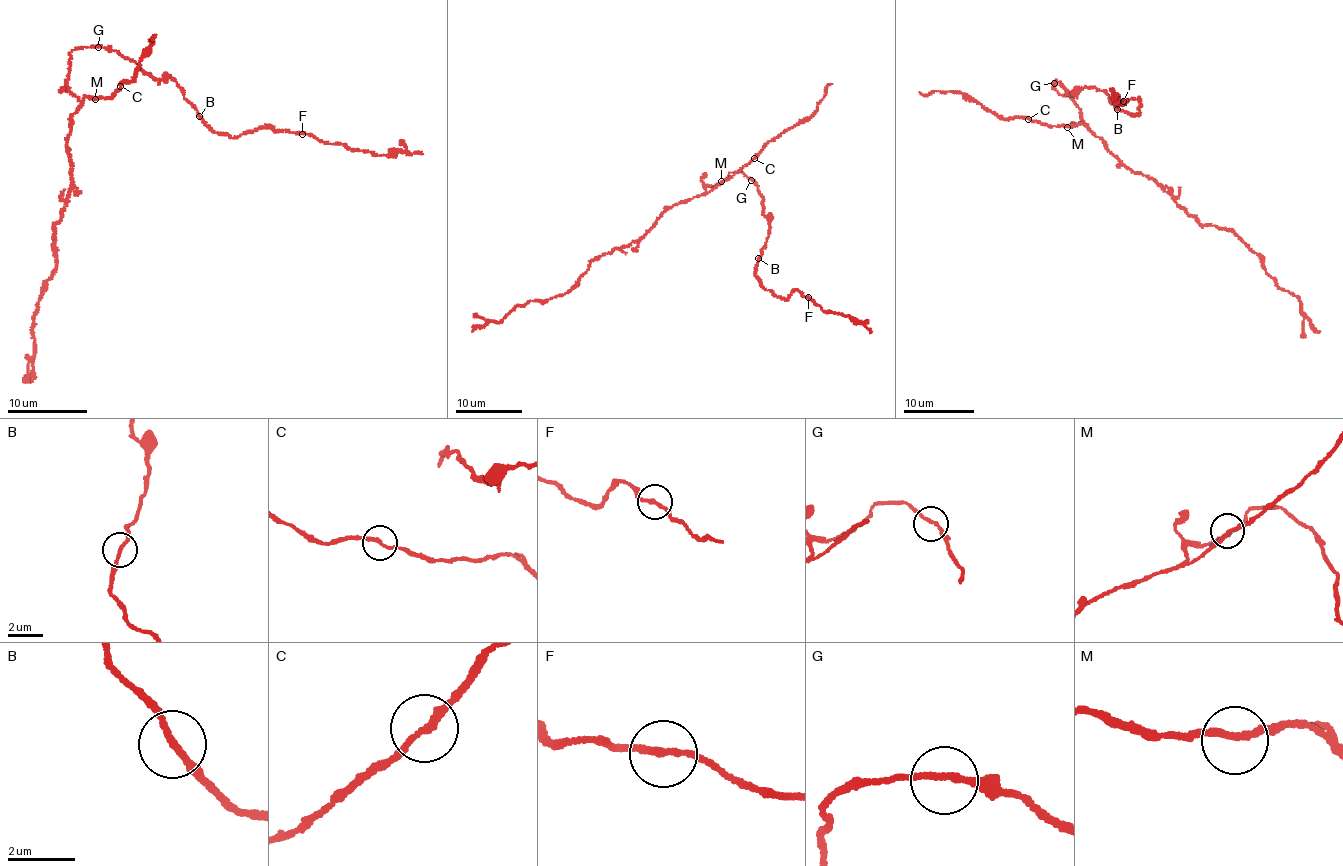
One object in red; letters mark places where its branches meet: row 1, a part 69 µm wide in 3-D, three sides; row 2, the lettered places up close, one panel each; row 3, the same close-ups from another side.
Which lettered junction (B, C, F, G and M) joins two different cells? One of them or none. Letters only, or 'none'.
none

